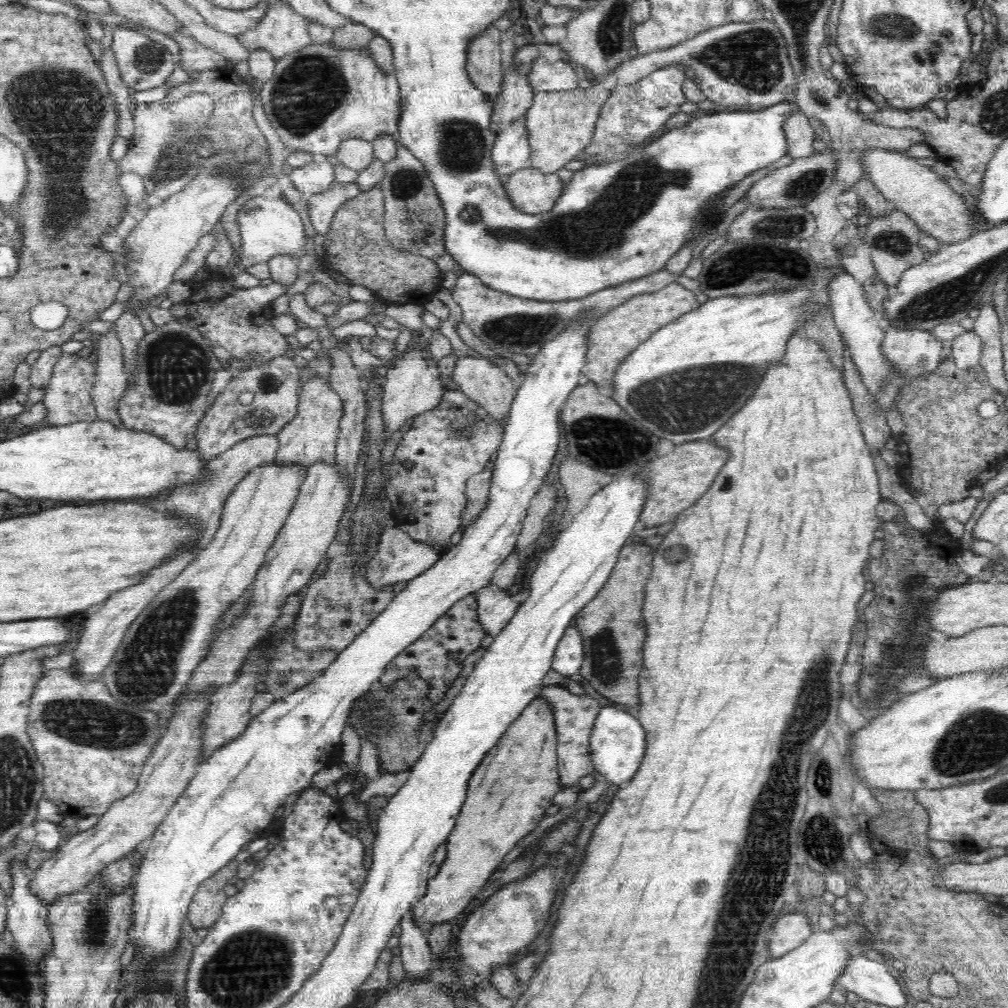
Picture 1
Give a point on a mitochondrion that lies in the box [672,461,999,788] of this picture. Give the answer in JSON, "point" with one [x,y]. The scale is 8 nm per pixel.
{"point":[916,583]}

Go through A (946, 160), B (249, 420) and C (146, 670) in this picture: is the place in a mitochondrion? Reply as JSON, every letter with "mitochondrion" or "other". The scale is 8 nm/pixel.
{"A":"other","B":"mitochondrion","C":"mitochondrion"}

